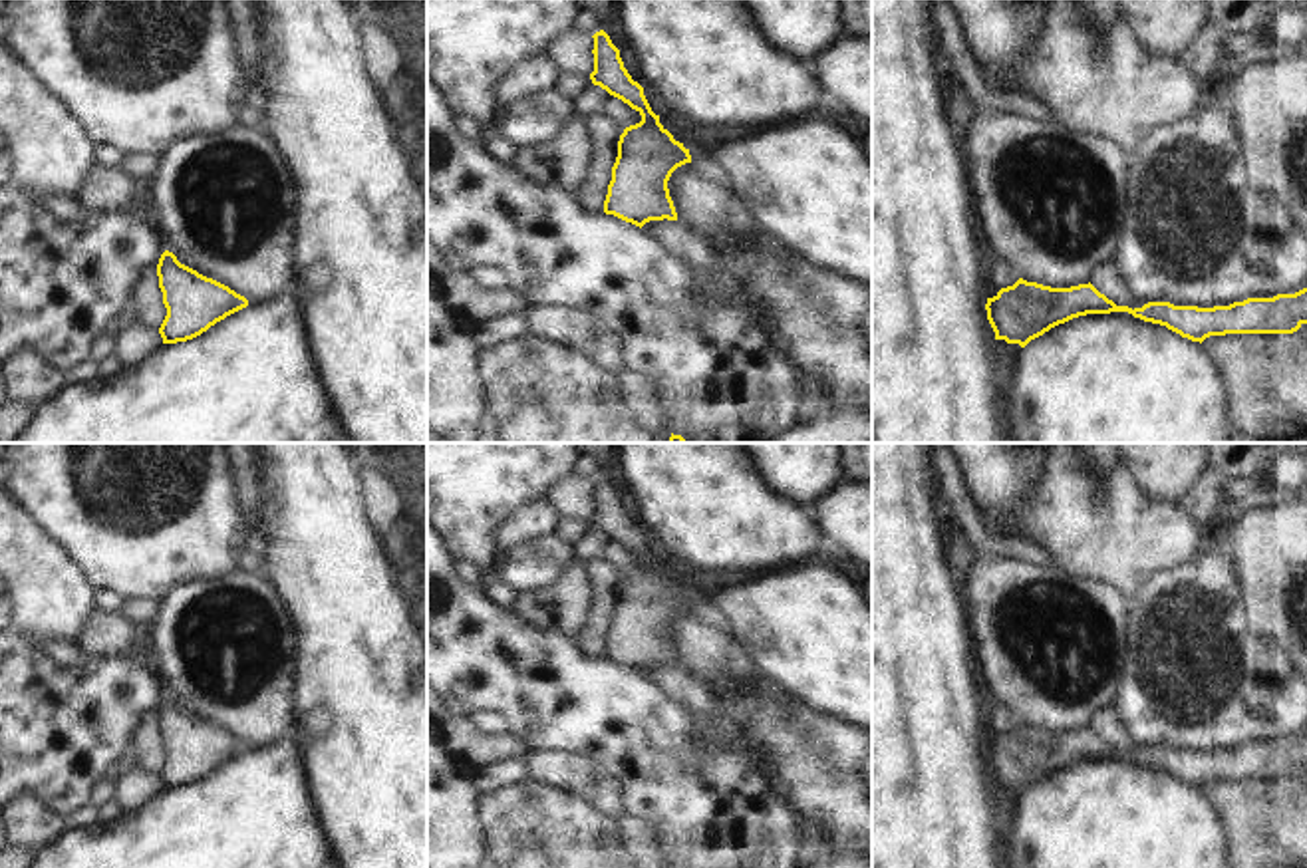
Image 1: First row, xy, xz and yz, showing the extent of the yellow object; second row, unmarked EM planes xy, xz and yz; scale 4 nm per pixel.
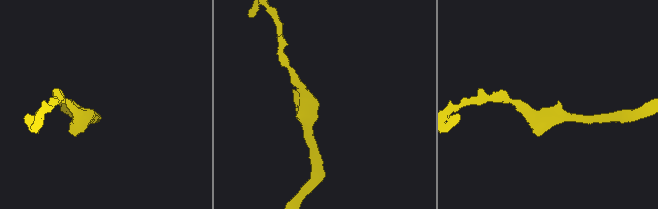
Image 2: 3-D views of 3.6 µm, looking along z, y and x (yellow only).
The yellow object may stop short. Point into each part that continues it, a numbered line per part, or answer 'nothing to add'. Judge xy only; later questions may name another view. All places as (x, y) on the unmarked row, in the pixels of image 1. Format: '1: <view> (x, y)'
nothing to add

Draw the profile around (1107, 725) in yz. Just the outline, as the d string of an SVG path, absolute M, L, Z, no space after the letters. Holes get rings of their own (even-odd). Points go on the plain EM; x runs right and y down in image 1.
M1112 711L1096 715L1090 723L1090 729L1108 745L1112 745L1116 751L1128 751L1134 755L1148 749L1128 735L1120 717Z

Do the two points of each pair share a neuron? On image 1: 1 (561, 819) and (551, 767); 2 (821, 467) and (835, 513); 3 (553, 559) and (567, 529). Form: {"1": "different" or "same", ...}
{"1": "different", "2": "different", "3": "different"}

